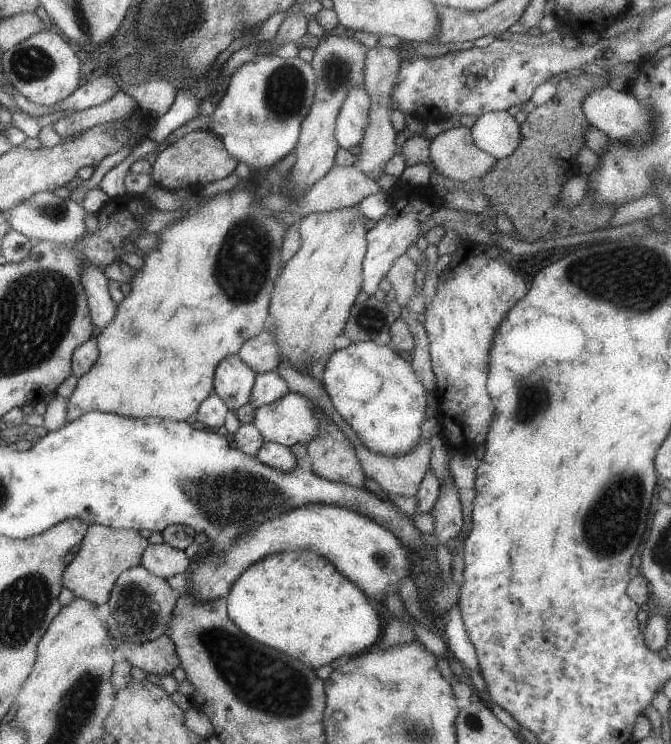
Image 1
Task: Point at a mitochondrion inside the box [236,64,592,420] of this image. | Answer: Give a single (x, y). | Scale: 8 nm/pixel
(368, 319)

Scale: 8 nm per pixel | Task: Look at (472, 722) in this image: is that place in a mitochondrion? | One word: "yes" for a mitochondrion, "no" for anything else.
yes

